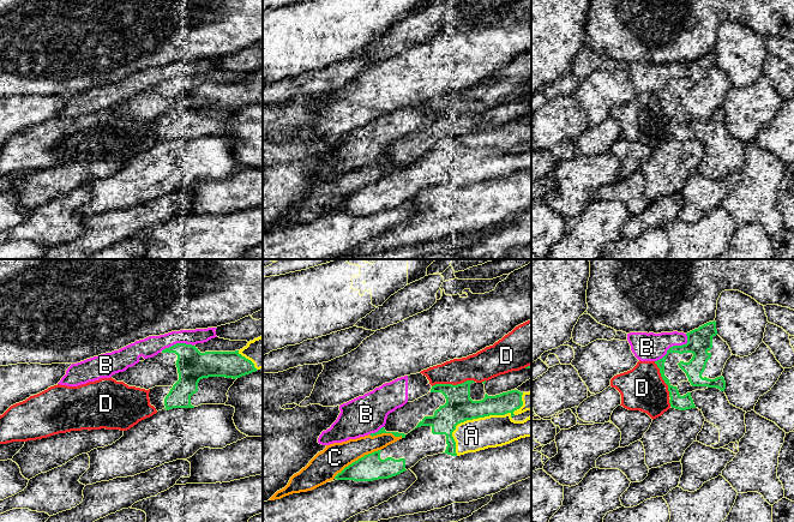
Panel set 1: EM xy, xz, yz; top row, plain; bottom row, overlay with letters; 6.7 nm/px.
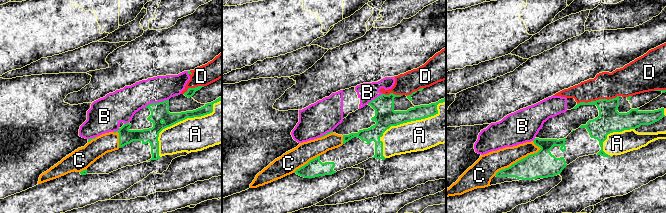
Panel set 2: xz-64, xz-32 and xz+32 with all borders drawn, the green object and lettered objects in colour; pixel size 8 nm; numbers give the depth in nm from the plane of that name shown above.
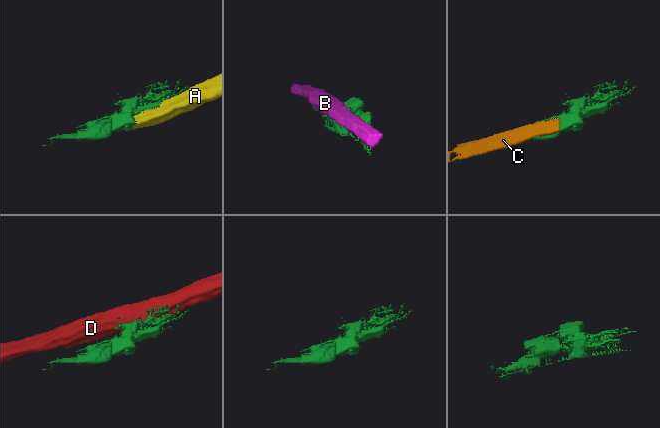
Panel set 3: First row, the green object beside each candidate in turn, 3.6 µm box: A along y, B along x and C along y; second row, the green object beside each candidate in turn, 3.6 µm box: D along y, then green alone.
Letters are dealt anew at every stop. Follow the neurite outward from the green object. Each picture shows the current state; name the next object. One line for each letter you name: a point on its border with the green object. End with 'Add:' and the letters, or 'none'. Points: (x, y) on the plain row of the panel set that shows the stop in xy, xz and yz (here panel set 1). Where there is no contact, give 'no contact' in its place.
A: xz (480, 148)
Add: A

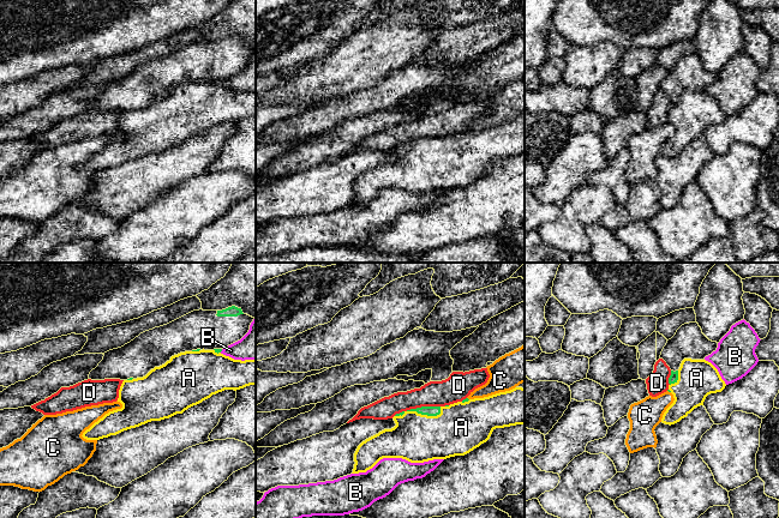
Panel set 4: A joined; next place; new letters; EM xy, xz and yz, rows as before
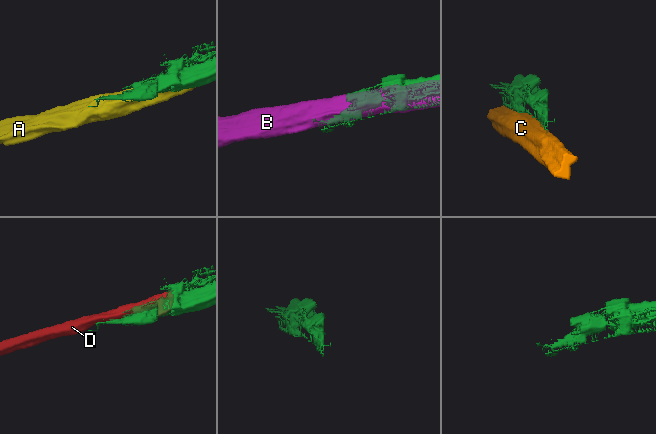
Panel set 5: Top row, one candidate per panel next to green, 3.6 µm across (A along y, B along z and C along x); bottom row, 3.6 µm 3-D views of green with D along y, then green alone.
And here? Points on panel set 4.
Add: none

